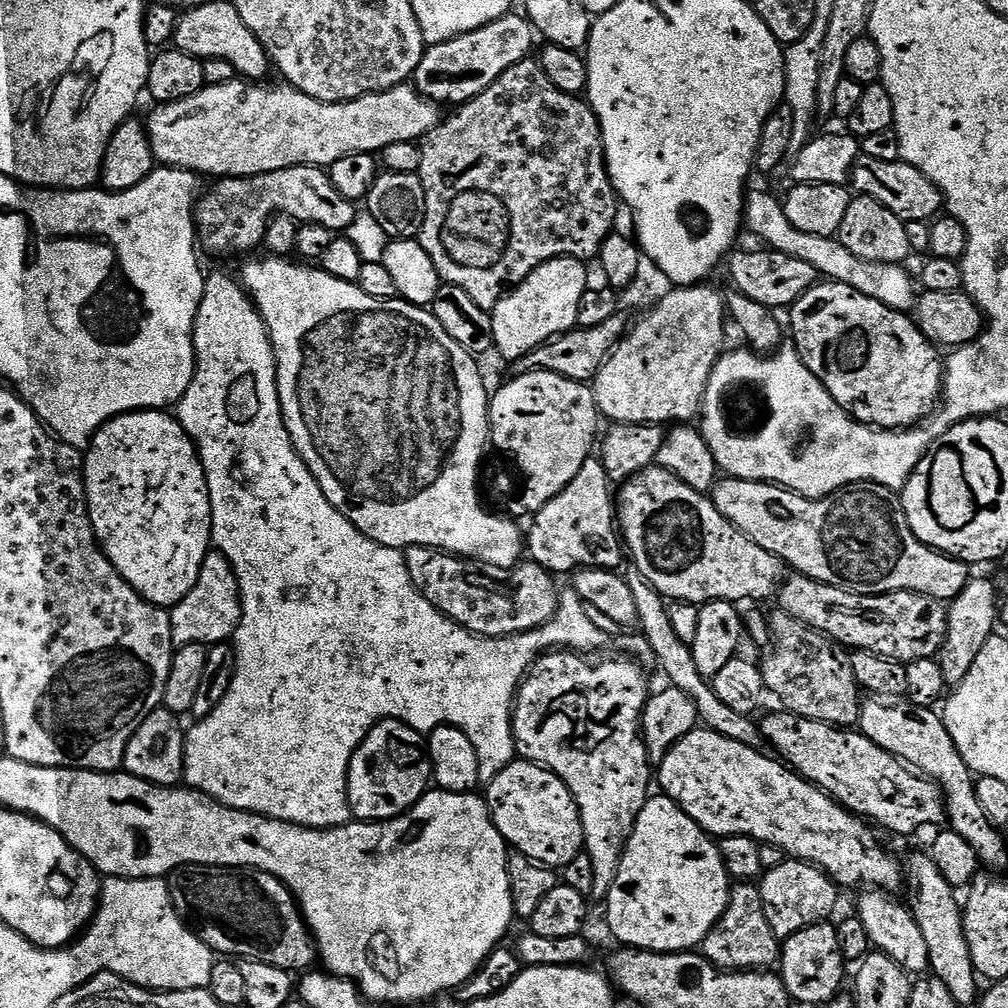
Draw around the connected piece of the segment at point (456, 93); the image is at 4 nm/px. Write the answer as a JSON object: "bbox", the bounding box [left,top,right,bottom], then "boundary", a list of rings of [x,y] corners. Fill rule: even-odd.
{"bbox":[414,14,534,106],"boundary":[[[509,14],[473,32],[425,47],[414,77],[414,87],[425,98],[441,106],[459,106],[482,94],[510,66],[529,59],[534,29],[527,15]]]}

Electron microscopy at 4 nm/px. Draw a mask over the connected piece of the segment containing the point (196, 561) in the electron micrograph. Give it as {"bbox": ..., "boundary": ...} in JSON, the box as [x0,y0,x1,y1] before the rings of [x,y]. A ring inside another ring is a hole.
{"bbox":[83,410,212,610],"boundary":[[[141,410],[138,412],[126,412],[123,416],[116,416],[108,423],[100,427],[99,432],[92,437],[83,457],[84,465],[84,493],[88,499],[88,517],[92,523],[92,529],[96,535],[96,543],[100,545],[109,562],[118,570],[118,574],[130,585],[133,590],[151,604],[157,604],[160,608],[169,610],[176,607],[194,590],[194,582],[198,582],[198,574],[202,562],[208,556],[212,543],[212,507],[210,506],[210,490],[206,482],[204,467],[200,456],[196,452],[196,445],[186,434],[179,419],[175,415],[167,416],[169,413],[164,410]]]}

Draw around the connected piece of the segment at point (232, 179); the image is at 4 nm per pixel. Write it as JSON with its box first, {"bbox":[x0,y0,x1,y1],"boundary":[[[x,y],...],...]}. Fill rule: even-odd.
{"bbox":[194,164,358,256],"boundary":[[[312,164],[290,166],[257,176],[226,176],[213,184],[216,185],[197,199],[194,219],[199,247],[216,256],[259,249],[273,216],[289,216],[300,224],[326,226],[326,230],[340,234],[347,230],[358,211],[353,201],[342,198],[327,171]]]}

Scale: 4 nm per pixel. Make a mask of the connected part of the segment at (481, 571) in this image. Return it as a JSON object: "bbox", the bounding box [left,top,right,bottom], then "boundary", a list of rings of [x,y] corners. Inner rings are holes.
{"bbox":[403,546,559,636],"boundary":[[[414,546],[403,549],[406,570],[410,574],[410,582],[426,598],[426,602],[449,616],[455,624],[462,626],[476,636],[513,636],[529,632],[534,628],[541,628],[546,621],[556,614],[559,603],[558,587],[553,573],[547,572],[541,564],[521,562],[515,568],[499,568],[483,564],[480,560],[469,560],[453,556],[451,552],[443,552],[441,548],[427,548]]]}

